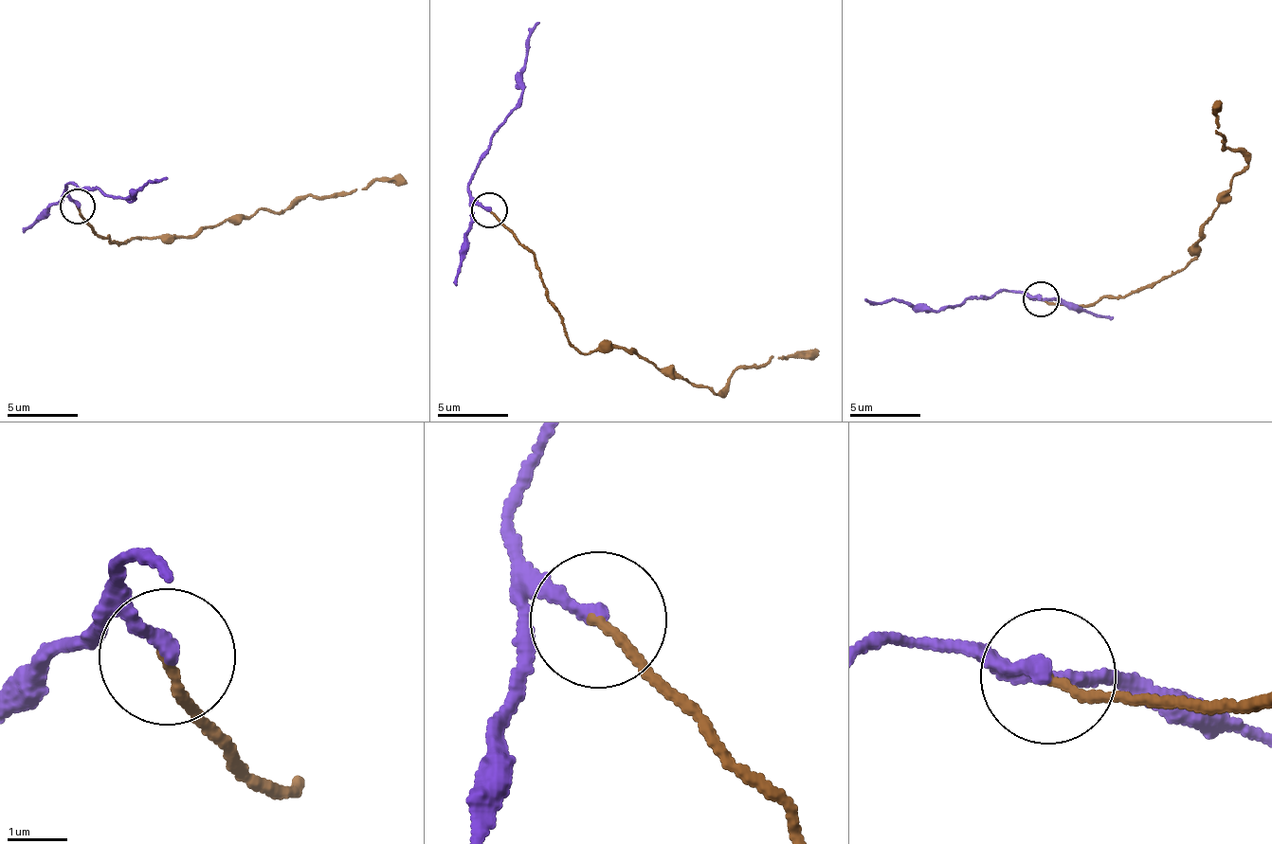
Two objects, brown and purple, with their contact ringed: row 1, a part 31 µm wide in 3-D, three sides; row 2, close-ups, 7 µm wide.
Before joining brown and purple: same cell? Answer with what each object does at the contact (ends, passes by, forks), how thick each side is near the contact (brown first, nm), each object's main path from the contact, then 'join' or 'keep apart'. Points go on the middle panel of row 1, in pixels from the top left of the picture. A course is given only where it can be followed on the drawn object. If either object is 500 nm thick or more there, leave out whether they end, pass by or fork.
brown ends | purple ends | 150/240 nm | brown via (490, 210), (531, 253), (546, 297), (580, 351), (630, 350), (715, 393), (741, 367), (820, 352) | purple via (490, 210), (469, 194), (469, 177), (522, 93), (527, 46), (539, 22) | keep apart

